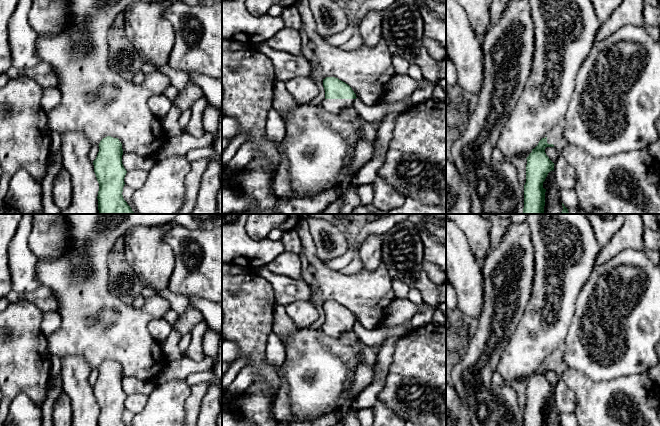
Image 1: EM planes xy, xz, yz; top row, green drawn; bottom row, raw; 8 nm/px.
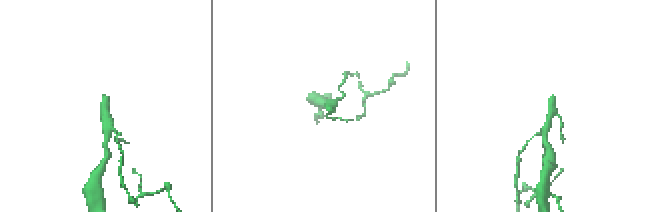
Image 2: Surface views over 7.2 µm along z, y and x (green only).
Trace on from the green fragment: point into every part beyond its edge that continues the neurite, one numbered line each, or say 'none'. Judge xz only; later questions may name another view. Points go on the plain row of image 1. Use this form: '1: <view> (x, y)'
1: xz (335, 330)

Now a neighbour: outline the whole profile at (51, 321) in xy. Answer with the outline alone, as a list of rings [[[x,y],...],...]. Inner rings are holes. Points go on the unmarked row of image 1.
[[[45,312],[42,316],[41,330],[47,336],[61,326],[61,316],[57,312]]]

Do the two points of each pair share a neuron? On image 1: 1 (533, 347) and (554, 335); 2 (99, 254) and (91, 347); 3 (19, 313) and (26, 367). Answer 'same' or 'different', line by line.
1: same
2: same
3: same

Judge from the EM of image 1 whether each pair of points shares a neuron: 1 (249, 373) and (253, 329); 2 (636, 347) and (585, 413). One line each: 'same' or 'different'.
1: different
2: different

